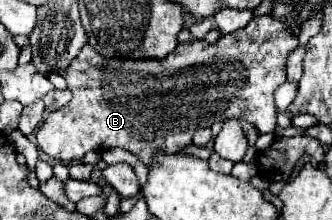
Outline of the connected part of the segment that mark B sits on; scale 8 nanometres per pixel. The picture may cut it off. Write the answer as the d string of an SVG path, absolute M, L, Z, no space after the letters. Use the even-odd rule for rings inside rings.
M271 16L253 18L243 30L237 30L235 34L221 36L215 44L207 44L205 40L189 40L189 42L181 44L175 52L171 52L171 54L169 54L167 58L163 58L163 60L105 60L105 58L101 58L89 44L85 44L83 50L69 62L69 66L63 68L63 70L59 70L59 74L65 76L67 88L73 92L73 98L71 98L71 102L69 102L67 106L63 106L61 110L51 112L51 114L45 118L43 126L41 126L41 128L37 130L37 134L35 134L35 136L37 136L37 144L39 144L39 148L41 148L47 156L51 156L51 158L55 158L55 160L61 160L61 162L79 160L79 158L83 158L89 150L105 150L105 148L115 148L115 146L117 146L117 148L123 148L123 150L135 154L143 164L149 166L149 164L153 164L153 158L155 158L157 154L175 154L175 152L179 152L181 148L189 146L189 144L191 144L191 138L193 138L193 132L195 132L197 128L211 128L211 124L223 121L229 117L239 116L241 120L247 120L247 122L255 124L261 134L273 132L273 130L275 130L275 124L277 124L277 106L275 106L275 102L273 102L273 92L277 90L279 84L283 84L283 82L287 80L287 76L285 76L287 54L289 54L291 50L295 50L297 44L299 44L297 36L293 36L293 34L287 30L287 26L285 26L283 22L273 20Z

